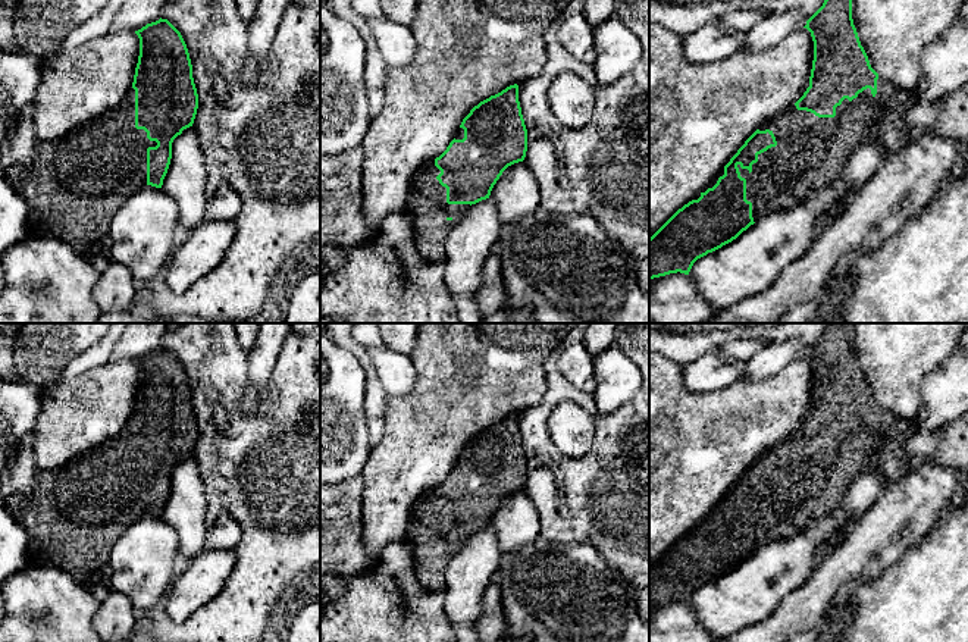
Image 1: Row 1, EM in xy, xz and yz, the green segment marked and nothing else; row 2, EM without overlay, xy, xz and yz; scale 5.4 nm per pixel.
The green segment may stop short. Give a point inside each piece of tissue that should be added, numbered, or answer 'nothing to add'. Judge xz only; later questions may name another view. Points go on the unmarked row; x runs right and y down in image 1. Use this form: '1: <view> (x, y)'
1: xz (426, 535)

